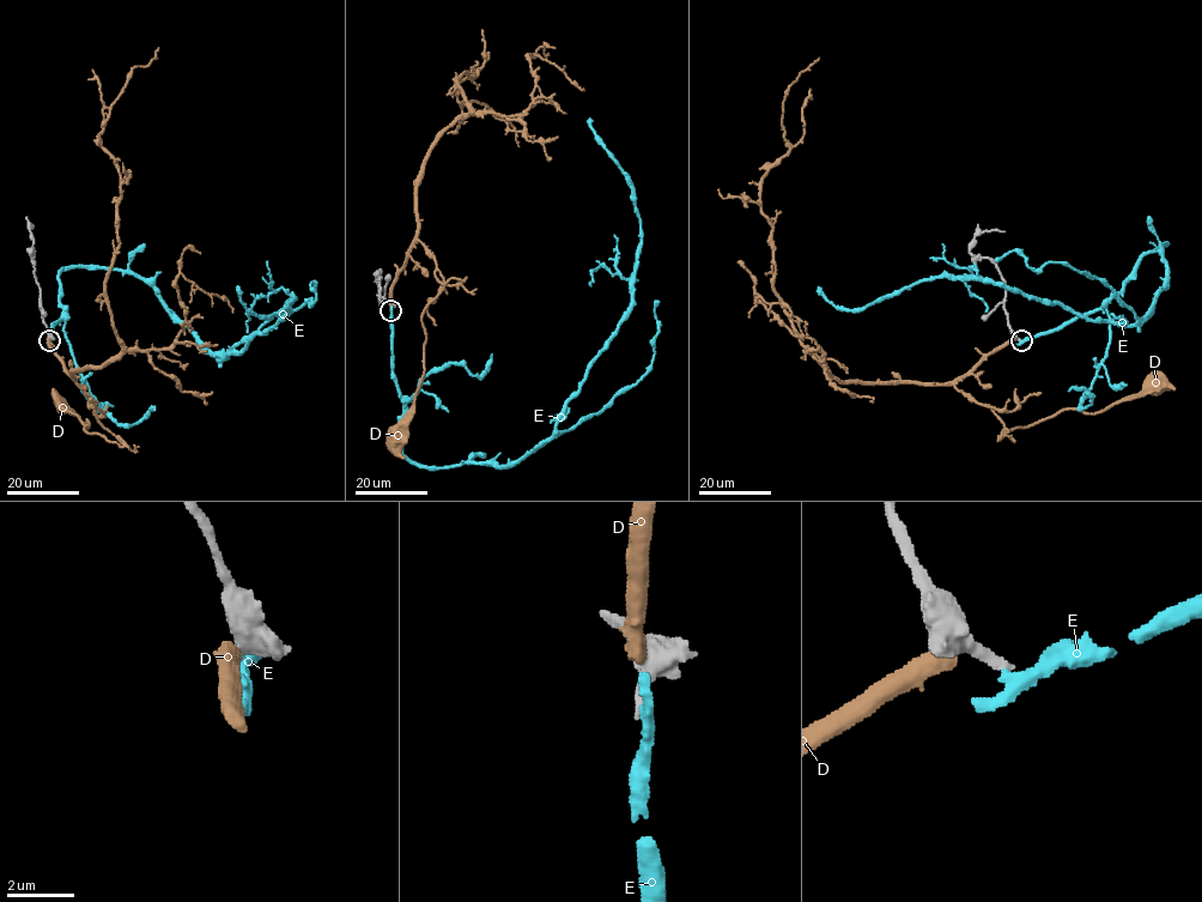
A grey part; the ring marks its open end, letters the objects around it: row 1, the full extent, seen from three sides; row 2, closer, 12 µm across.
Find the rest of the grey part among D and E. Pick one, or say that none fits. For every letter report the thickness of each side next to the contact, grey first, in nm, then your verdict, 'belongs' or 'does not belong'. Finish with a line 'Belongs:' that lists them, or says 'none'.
D: 550/500 nm | does not belong
E: 320/320 nm | does not belong
Belongs: none

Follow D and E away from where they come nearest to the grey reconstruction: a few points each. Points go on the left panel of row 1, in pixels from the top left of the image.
D: (49, 338), (64, 369), (95, 403), (95, 416), (122, 446), (90, 434), (87, 419), (87, 428), (59, 404)
E: (49, 340), (59, 273), (117, 268), (219, 358), (295, 297), (256, 315), (237, 285)

